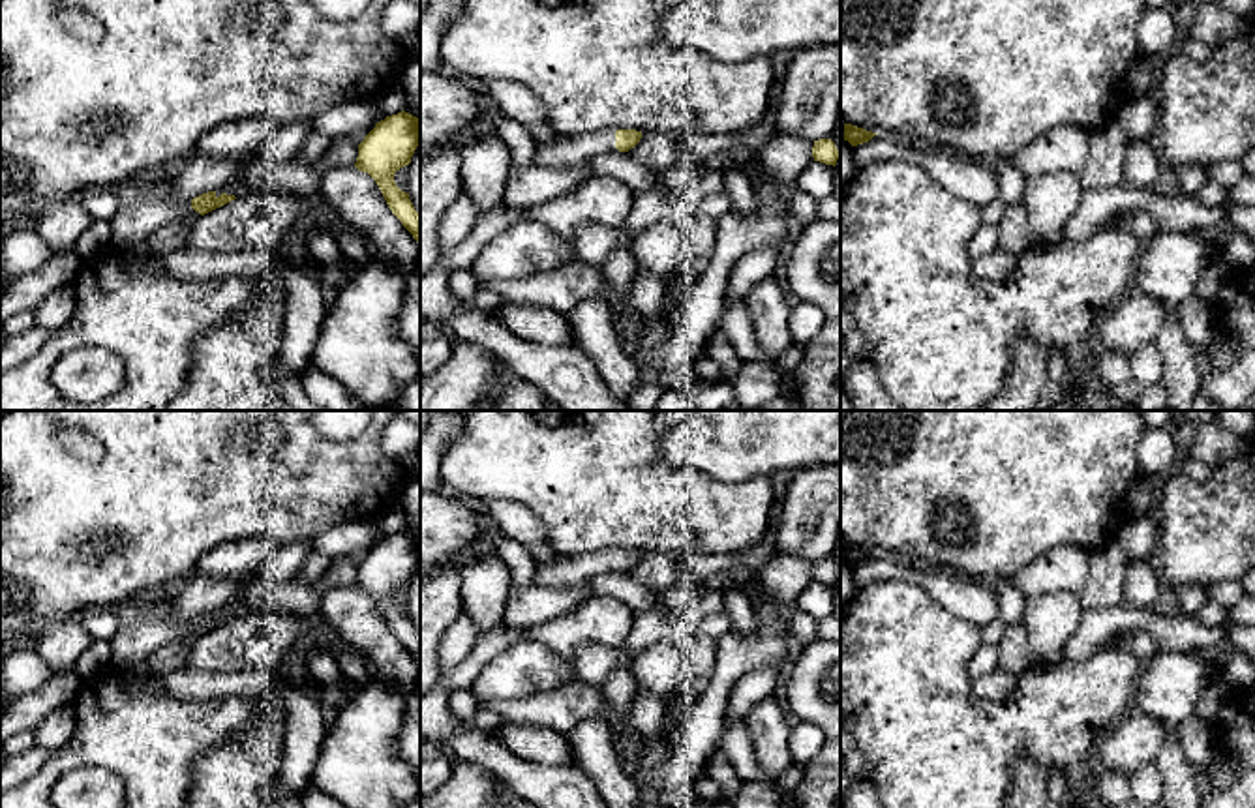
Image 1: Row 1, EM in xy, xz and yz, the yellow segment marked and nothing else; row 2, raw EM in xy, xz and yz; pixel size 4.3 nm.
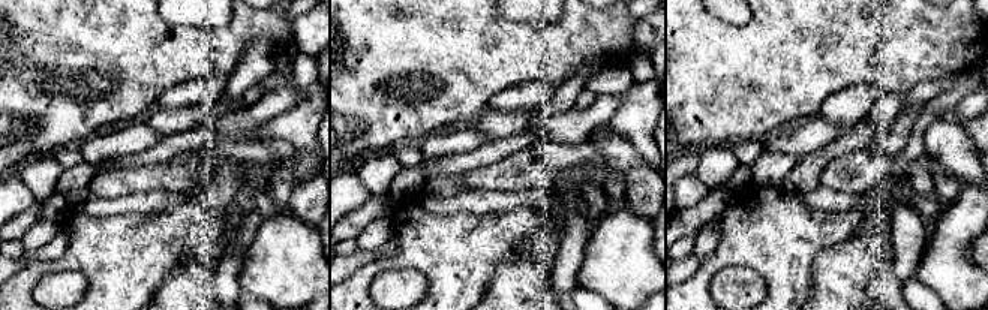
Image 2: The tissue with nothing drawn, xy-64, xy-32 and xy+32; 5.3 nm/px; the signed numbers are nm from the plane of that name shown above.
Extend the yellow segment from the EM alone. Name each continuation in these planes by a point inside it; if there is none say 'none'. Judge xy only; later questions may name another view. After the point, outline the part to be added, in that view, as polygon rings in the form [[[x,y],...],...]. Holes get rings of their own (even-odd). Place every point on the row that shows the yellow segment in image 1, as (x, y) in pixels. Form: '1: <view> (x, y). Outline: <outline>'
1: xy (132, 224). Outline: [[[191,201],[120,204],[116,214],[109,219],[113,246],[116,249],[128,249],[129,246],[148,240],[156,231],[174,221],[199,216],[201,214],[191,208]]]

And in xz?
1: xz (567, 150). Outline: [[[602,129],[585,135],[565,135],[553,142],[537,142],[535,165],[570,167],[597,154],[619,152],[615,148],[615,131]]]

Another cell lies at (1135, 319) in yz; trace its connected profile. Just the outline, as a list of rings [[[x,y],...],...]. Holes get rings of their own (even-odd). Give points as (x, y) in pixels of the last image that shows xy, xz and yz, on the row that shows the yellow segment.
[[[1133,289],[1099,319],[1094,334],[1097,351],[1118,351],[1131,356],[1154,343],[1172,309],[1176,307]]]

